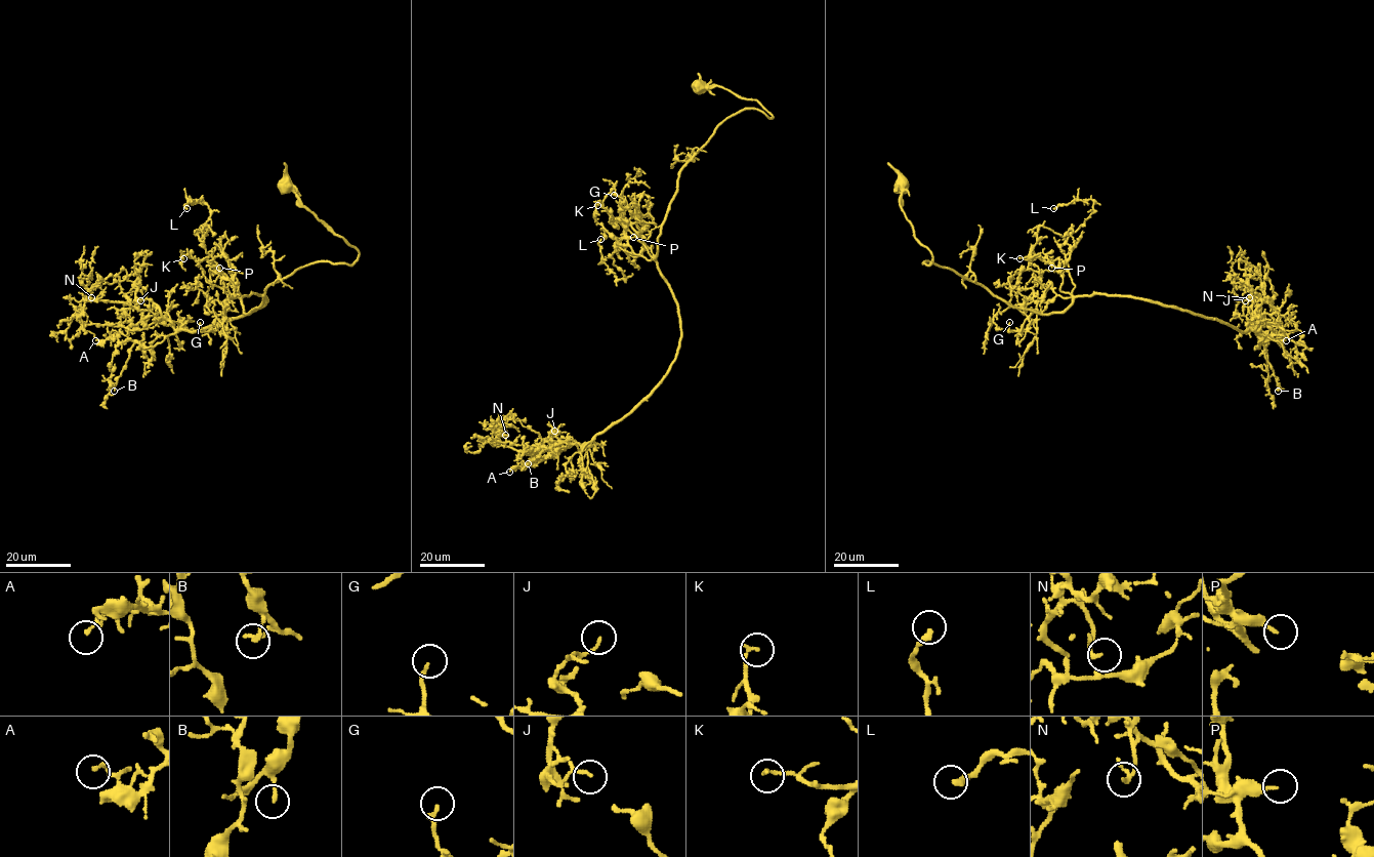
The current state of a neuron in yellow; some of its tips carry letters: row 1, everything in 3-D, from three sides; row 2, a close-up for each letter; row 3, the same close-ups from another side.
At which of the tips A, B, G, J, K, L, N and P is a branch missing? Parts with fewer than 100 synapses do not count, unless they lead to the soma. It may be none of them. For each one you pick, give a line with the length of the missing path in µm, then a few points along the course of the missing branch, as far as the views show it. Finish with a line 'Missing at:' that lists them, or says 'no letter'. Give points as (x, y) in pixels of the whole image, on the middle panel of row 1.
Missing at: no letter

